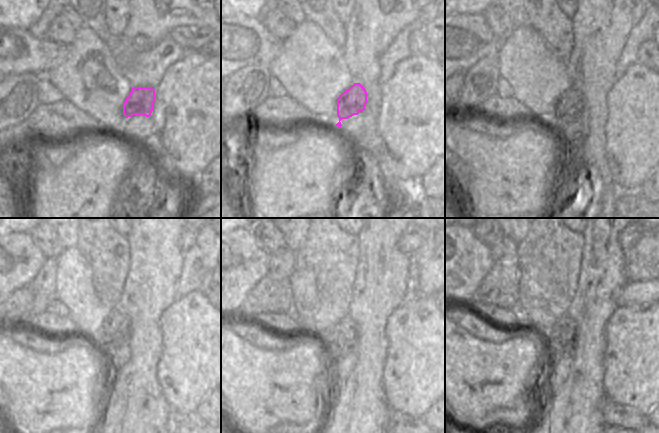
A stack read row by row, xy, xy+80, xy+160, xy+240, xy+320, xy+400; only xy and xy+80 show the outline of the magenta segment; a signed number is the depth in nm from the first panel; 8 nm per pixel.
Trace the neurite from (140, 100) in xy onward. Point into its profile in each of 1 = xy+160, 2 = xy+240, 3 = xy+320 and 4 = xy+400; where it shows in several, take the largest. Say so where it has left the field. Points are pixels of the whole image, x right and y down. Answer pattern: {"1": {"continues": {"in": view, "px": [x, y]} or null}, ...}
{"1": {"continues": {"in": "xy+160", "px": [569, 104]}}, "2": {"continues": {"in": "xy+240", "px": [116, 327]}}, "3": {"continues": {"in": "xy+320", "px": [338, 339]}}, "4": {"continues": {"in": "xy+400", "px": [563, 337]}}}

